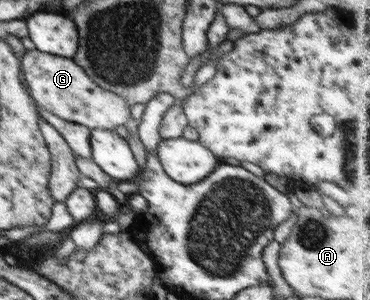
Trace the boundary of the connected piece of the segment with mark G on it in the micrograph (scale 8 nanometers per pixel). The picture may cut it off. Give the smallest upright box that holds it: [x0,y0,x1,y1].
[20,49,132,130]

